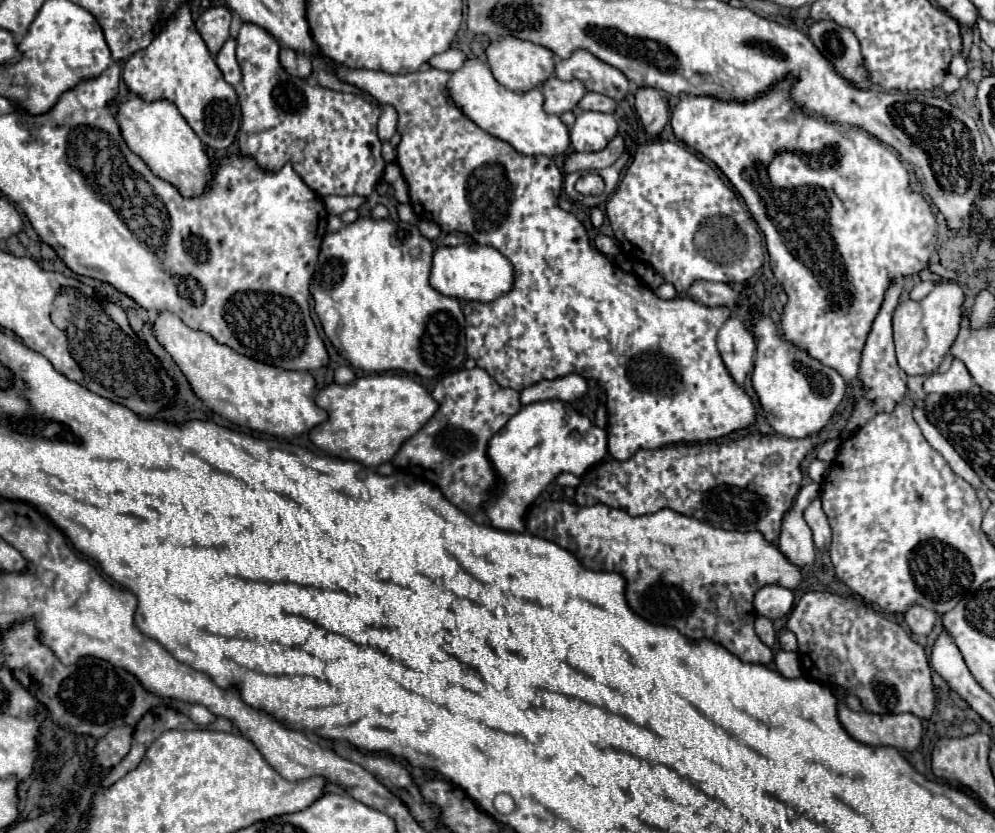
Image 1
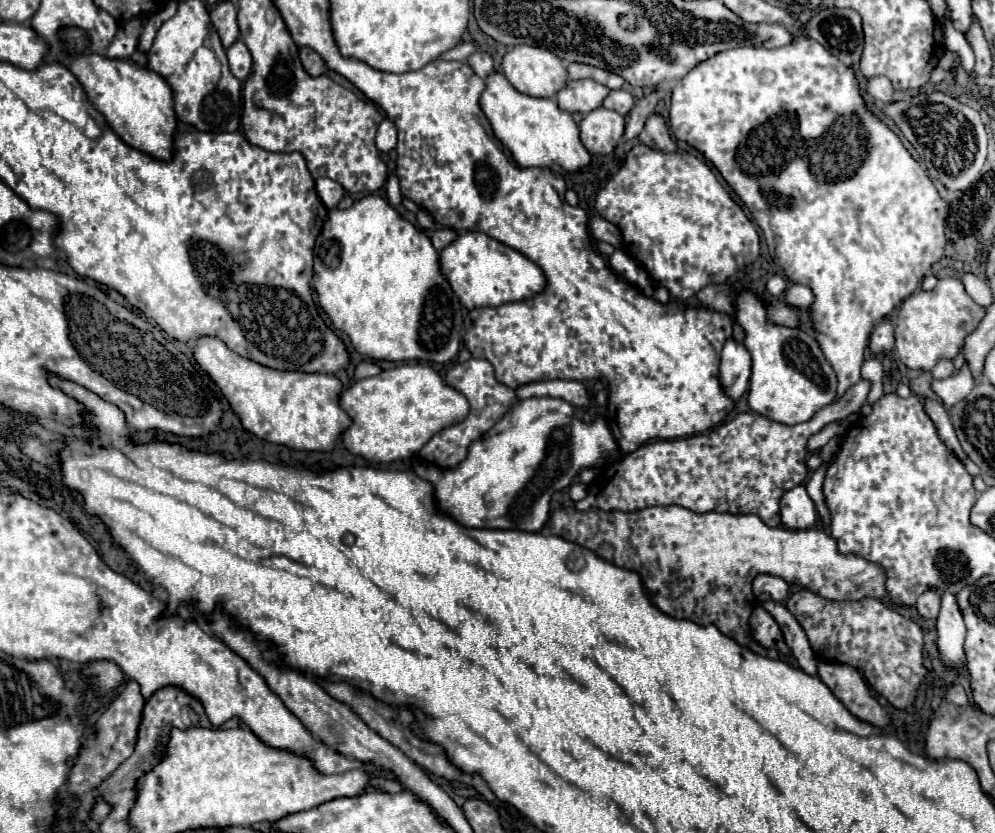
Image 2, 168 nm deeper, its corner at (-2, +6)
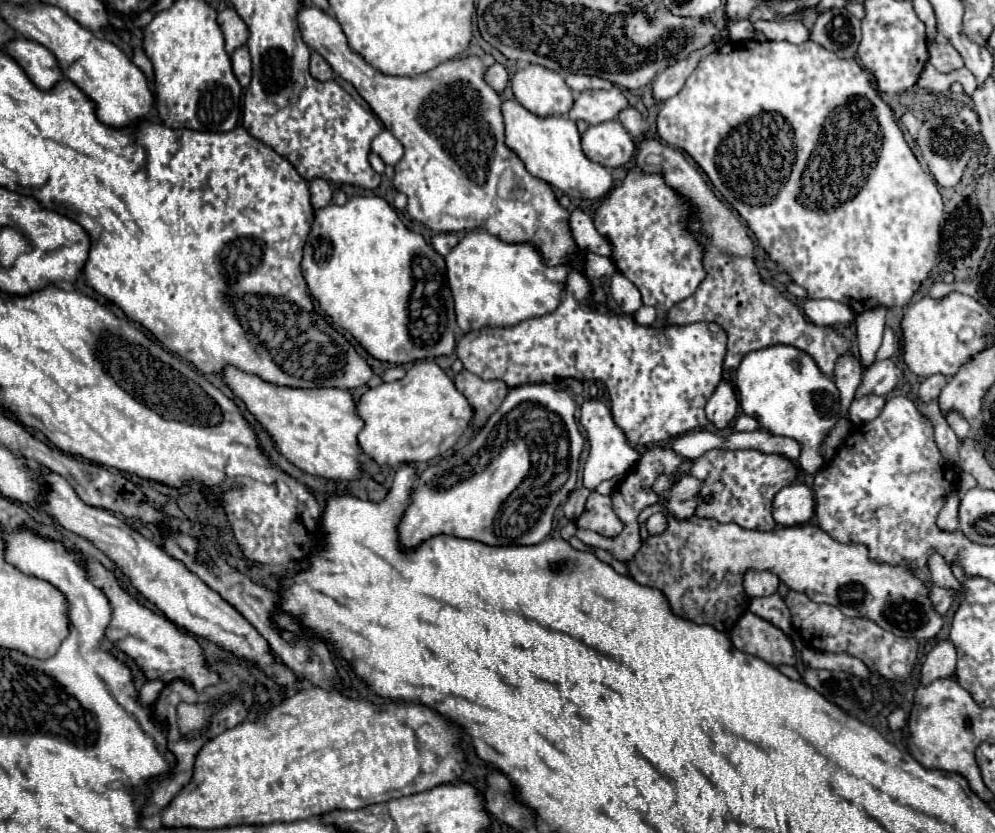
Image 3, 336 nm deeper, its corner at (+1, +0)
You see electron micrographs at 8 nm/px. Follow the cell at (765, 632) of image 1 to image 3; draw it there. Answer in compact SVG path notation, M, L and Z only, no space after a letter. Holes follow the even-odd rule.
M749 611L733 627L731 641L743 653L755 655L771 665L795 665L795 649L789 637L775 625L769 625L769 621Z

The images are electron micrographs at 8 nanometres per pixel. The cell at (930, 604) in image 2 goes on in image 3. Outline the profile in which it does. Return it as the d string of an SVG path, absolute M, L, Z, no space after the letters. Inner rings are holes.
M933 585L933 589L929 591L929 599L931 599L937 613L945 615L949 611L949 607L955 603L955 597L951 597L951 595L953 595L951 589L941 589L941 587Z

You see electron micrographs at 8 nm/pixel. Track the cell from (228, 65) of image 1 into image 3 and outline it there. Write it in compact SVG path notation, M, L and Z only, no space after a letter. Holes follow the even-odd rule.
M245 45L231 53L231 63L233 63L233 73L237 81L241 83L241 87L247 87L251 81L251 57Z

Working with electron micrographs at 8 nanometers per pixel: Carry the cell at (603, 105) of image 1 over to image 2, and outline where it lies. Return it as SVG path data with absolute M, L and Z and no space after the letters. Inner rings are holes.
M618 89L618 91L612 91L606 101L602 103L606 109L612 109L612 111L618 111L620 115L628 115L630 109L634 107L634 97L624 91L624 89Z

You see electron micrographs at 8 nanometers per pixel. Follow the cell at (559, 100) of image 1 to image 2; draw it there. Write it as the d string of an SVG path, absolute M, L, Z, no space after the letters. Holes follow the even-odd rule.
M580 79L580 81L568 81L568 85L556 95L556 101L558 107L564 111L590 113L596 107L600 107L608 95L610 95L608 87L592 79Z

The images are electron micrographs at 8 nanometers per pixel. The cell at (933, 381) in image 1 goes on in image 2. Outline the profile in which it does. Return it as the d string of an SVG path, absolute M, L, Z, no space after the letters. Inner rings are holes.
M966 365L960 369L958 375L952 375L942 381L932 381L934 393L942 399L946 407L952 407L952 403L958 403L960 399L964 399L972 391L972 387L974 387L974 379Z

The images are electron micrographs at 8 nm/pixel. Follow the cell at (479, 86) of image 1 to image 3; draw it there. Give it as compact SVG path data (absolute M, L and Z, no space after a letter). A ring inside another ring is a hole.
M505 99L501 105L501 113L505 119L505 145L523 161L525 169L533 177L547 181L549 185L563 193L579 193L569 197L599 199L611 191L613 187L611 173L603 165L583 155L577 125L567 115L539 117L527 111L517 99Z

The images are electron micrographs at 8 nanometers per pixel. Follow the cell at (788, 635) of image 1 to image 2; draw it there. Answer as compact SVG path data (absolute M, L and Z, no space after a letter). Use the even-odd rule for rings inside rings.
M762 601L760 607L764 607L780 625L786 645L792 649L792 655L796 657L800 669L808 675L816 675L816 657L814 651L810 649L808 637L804 635L804 629L796 621L796 617L782 605L782 603L772 603L772 601Z

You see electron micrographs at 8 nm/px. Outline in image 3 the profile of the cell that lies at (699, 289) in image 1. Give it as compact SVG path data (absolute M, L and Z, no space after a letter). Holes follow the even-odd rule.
M771 345L751 351L737 367L737 395L745 415L759 421L761 429L773 435L787 435L801 443L799 467L815 473L823 465L819 447L837 421L839 393L831 377L827 377L815 359L793 345Z

